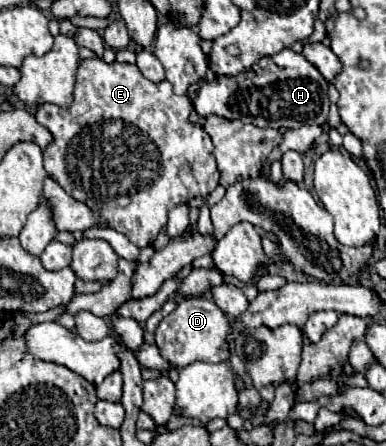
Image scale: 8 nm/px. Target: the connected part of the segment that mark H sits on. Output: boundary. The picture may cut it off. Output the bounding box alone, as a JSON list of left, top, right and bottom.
[193,48,329,128]

